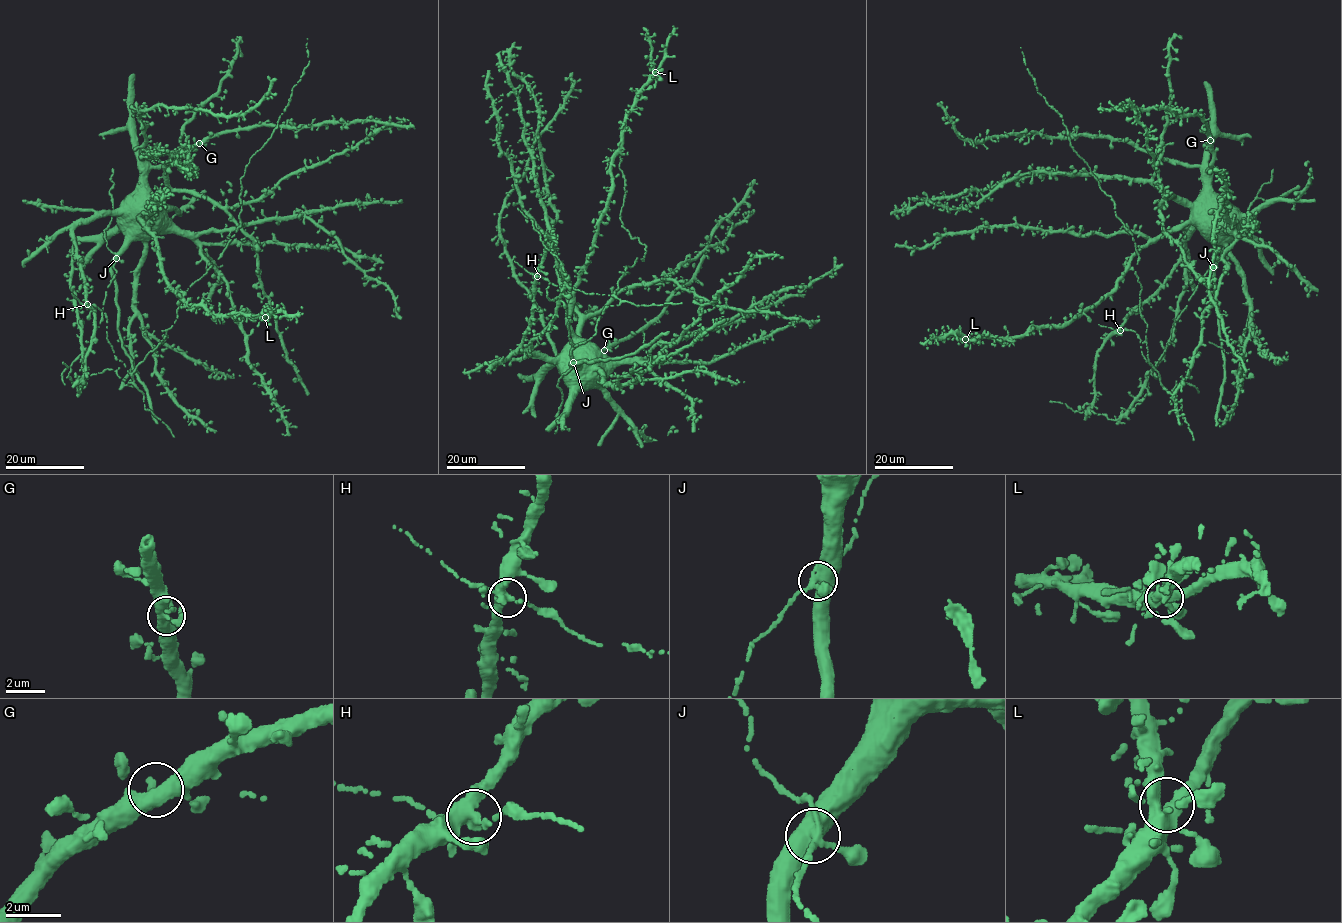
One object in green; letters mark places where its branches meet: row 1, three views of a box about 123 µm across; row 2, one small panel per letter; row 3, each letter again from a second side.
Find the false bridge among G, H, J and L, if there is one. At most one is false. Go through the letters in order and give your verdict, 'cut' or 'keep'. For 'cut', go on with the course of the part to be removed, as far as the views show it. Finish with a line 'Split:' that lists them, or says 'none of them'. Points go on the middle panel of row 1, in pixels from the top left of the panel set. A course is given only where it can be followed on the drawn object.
G: keep
H: keep
J: keep
L: keep
Split: none of them

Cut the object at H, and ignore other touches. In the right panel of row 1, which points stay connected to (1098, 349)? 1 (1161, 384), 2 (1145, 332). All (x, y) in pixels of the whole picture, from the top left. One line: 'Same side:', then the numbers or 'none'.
Same side: none

